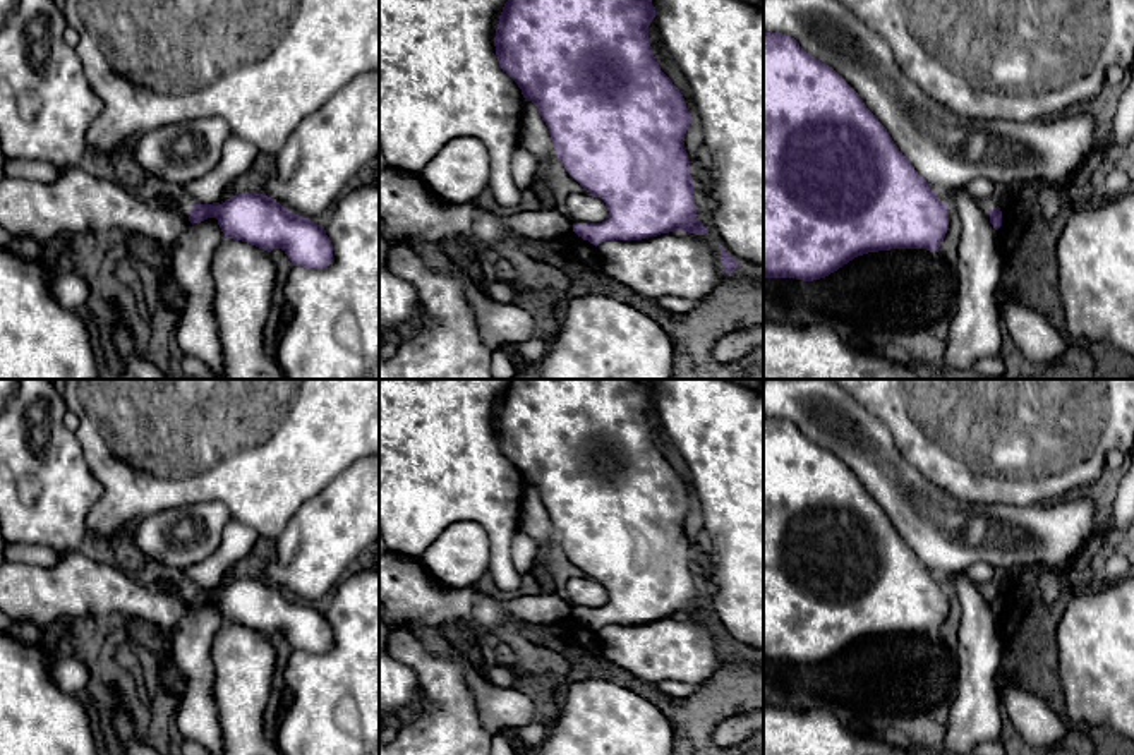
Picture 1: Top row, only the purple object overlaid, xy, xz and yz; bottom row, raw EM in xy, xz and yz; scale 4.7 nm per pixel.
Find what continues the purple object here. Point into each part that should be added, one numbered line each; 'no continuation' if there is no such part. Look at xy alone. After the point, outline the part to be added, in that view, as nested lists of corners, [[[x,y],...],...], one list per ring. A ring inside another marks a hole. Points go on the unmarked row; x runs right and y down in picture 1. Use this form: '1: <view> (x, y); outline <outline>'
no continuation

